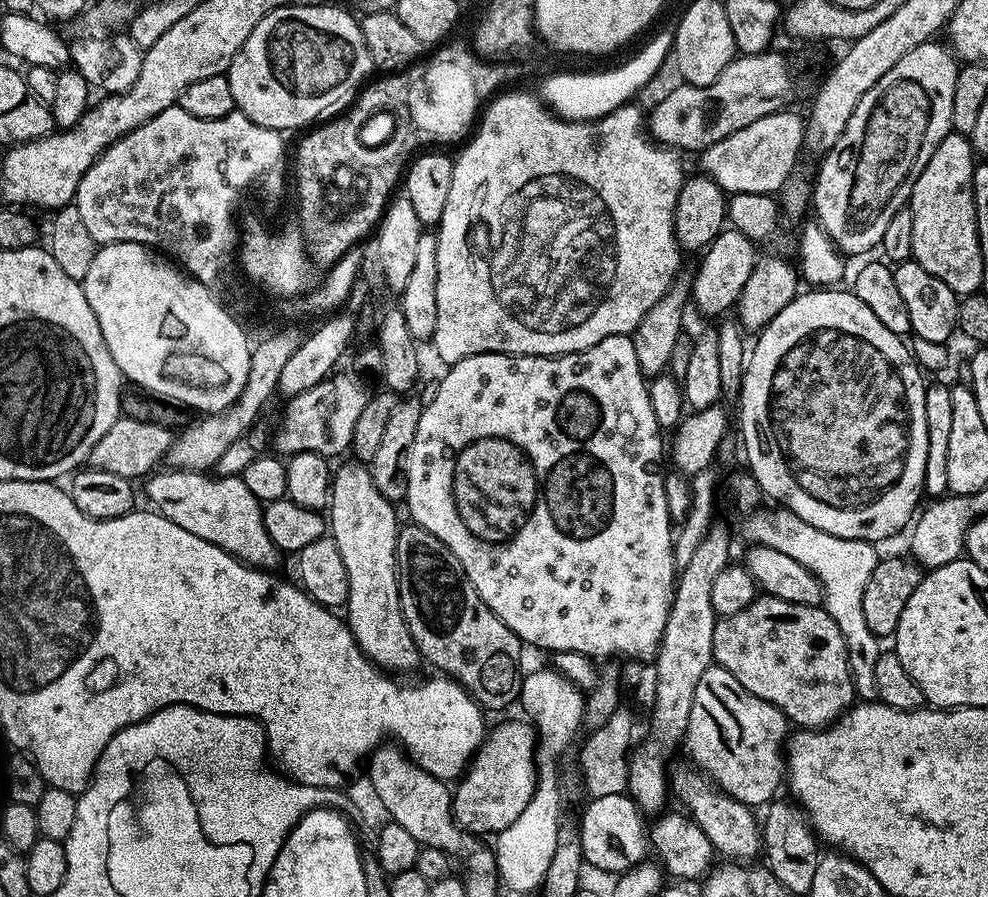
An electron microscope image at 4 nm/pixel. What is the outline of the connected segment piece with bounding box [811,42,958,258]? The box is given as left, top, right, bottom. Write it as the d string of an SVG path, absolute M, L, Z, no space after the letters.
M940 42L914 46L914 50L910 50L910 54L902 57L888 73L882 74L882 78L878 78L878 82L874 82L874 86L870 86L870 90L866 90L866 94L862 94L862 102L858 102L858 106L854 106L854 114L850 114L850 122L846 122L846 130L842 134L842 138L838 138L838 142L834 142L834 146L821 159L824 161L820 164L820 173L814 176L811 207L814 212L816 208L817 217L815 216L815 219L823 228L824 233L834 241L836 247L845 257L860 256L863 252L870 251L871 248L873 250L879 249L882 234L886 234L886 226L890 223L890 218L894 218L894 214L898 214L898 210L905 208L911 201L914 182L918 182L918 174L922 174L922 170L926 170L926 162L930 162L930 154L934 154L934 150L938 150L938 142L942 142L942 138L946 138L948 133L952 131L954 78L956 77L958 60L951 47L945 46L943 43L941 43L942 45L936 43Z

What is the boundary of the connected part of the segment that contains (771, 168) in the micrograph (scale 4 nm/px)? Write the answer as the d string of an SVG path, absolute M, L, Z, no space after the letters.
M792 110L771 112L766 118L758 118L758 122L750 122L742 130L734 130L722 142L714 142L714 146L705 148L699 153L699 171L711 176L714 182L725 192L745 192L746 194L776 194L797 171L796 163L800 160L800 152L804 146L805 121L800 120Z

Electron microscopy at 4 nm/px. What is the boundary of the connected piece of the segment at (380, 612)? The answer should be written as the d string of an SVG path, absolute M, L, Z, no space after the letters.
M351 462L335 469L330 480L330 535L338 542L342 562L346 562L346 574L350 578L350 594L346 605L346 623L365 656L377 668L389 673L412 672L422 664L420 651L404 621L400 605L400 583L396 577L396 533L398 525L394 518L393 501L378 494L371 471L363 463Z

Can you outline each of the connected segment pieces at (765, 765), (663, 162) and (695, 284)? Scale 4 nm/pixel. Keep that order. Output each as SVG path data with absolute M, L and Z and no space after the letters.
M713 666L702 674L702 682L698 682L698 690L694 690L694 706L690 706L686 748L688 744L691 763L721 792L749 806L767 805L786 780L786 741L789 736L790 721L773 704L750 694L730 670Z
M516 90L497 95L483 109L474 135L459 149L460 153L455 153L452 162L450 192L436 232L438 262L448 264L448 292L438 292L438 326L430 341L444 366L487 352L501 352L507 356L565 356L598 346L602 338L627 336L635 332L638 322L646 318L650 306L664 297L682 272L682 249L674 234L674 206L685 182L686 171L680 165L681 157L673 149L657 144L646 135L645 113L635 103L629 102L599 120L566 120L557 116L535 95L512 91Z
M725 227L724 231L714 238L714 242L704 249L699 257L700 265L696 268L696 276L691 277L692 291L691 303L696 303L696 308L704 316L723 317L724 311L735 309L742 294L742 286L746 286L750 274L754 270L758 259L758 246L746 234L737 228Z

